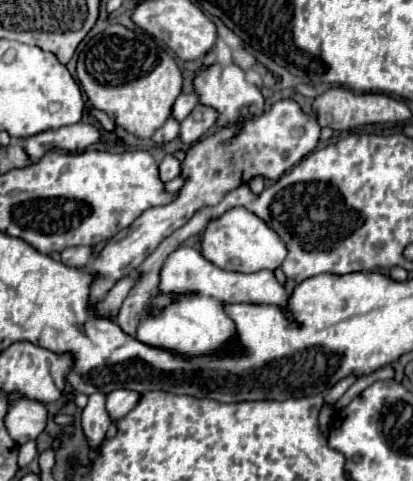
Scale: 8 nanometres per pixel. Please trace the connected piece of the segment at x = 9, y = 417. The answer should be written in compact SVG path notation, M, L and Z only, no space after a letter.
M27 398L9 402L9 410L5 414L5 428L17 444L35 440L43 432L45 422L47 422L47 410L41 402Z

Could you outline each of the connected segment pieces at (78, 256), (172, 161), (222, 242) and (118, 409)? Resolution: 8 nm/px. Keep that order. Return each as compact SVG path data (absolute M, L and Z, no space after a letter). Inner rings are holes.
M75 246L75 248L65 248L61 252L61 262L67 266L89 266L93 260L93 248L91 246Z
M167 154L167 156L163 158L163 162L159 164L159 178L161 178L161 182L169 182L169 180L177 178L177 176L181 174L179 164L181 164L181 162L179 162L173 154Z
M245 208L227 210L221 218L209 220L207 228L201 232L201 254L223 270L235 272L257 272L257 270L275 270L285 260L287 248L281 238L253 212Z
M115 390L107 396L107 412L111 416L113 422L119 422L125 414L129 414L129 410L135 408L135 404L139 402L139 394L131 392L131 390Z

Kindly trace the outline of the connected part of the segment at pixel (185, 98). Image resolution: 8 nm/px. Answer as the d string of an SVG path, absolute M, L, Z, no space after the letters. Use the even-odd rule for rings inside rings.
M181 94L181 96L175 100L173 108L171 108L171 116L173 116L177 122L181 122L181 120L185 120L185 118L189 116L189 112L193 110L195 104L197 104L197 96L195 96L195 94Z

